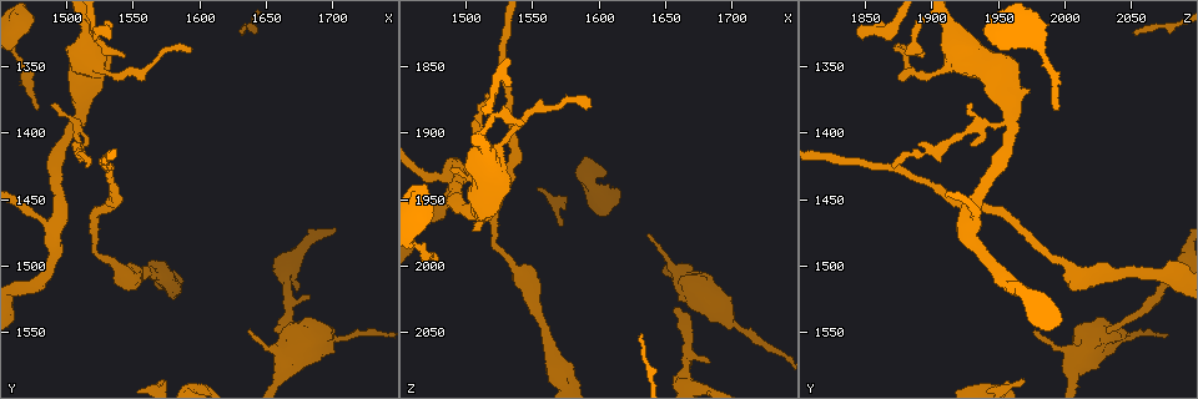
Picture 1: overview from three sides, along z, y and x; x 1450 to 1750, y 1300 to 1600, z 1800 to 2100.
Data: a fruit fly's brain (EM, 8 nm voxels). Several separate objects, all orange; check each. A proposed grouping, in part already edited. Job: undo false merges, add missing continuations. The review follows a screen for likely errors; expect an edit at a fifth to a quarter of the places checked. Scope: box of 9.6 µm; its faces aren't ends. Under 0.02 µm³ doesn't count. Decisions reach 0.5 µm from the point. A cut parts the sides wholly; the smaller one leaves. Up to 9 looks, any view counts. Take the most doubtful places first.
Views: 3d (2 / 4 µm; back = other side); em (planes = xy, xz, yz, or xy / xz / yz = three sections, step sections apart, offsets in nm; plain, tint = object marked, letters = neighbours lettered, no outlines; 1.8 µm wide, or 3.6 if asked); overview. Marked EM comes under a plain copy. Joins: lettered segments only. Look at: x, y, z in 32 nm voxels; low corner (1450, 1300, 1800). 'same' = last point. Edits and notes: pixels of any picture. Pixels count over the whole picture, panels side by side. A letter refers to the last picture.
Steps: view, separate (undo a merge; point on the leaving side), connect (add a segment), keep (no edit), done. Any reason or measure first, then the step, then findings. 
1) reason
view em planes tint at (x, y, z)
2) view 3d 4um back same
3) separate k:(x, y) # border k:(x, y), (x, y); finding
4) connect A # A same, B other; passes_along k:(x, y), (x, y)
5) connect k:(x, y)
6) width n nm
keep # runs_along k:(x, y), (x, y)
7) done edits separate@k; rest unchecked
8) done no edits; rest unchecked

free end
view em planes letters at (1478, 1382, 1994)

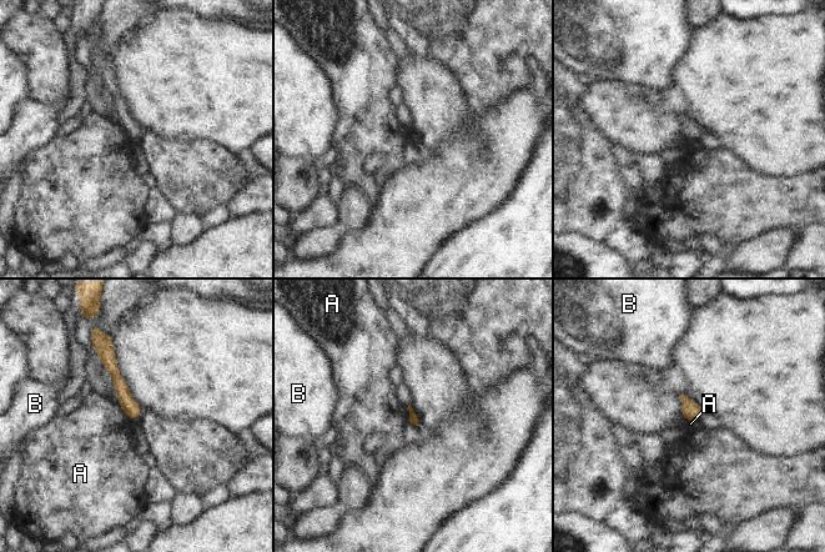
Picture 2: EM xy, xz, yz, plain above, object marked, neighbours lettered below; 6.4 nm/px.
keep # A other, B other; runs_along 2:(107, 349), (109, 364), (134, 417); none of them fits

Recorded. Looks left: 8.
thin end
view em planes letters at (1542, 1342, 1894)

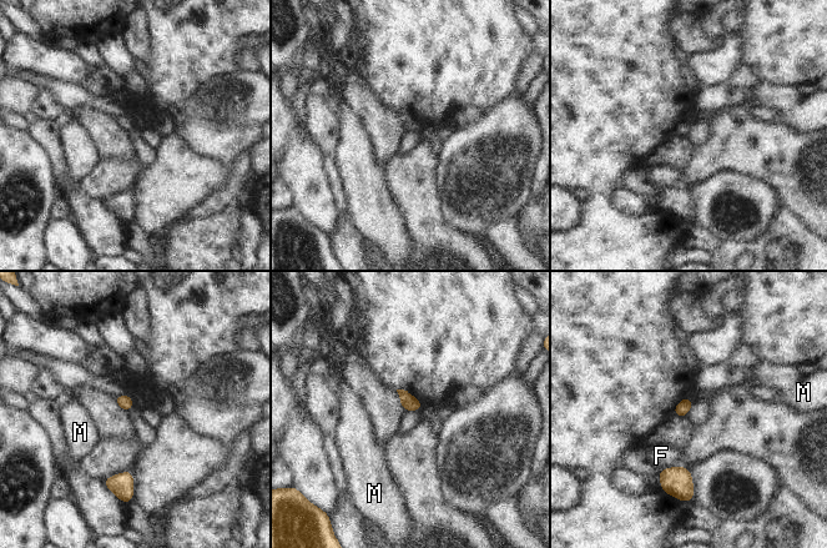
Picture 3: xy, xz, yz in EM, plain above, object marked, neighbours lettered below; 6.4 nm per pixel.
keep # F other, M other; border 3:(674, 466), (661, 468); none of them fits

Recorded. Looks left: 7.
free end
view em planes letters at (1682, 1524, 2070)

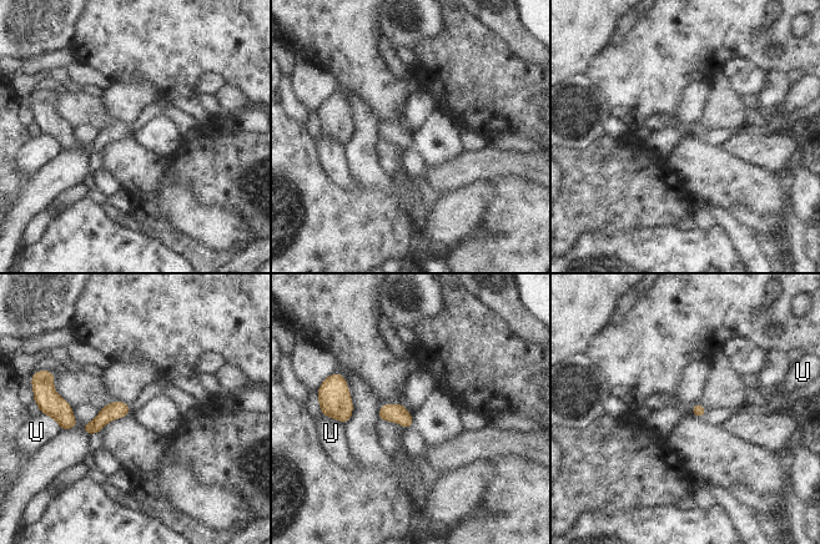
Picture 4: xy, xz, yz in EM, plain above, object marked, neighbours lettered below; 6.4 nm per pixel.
longest_contact U 150 nm
keep # U other; none of them fits

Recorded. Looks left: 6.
free end
view 3d 4um at (1638, 1550, 1976)

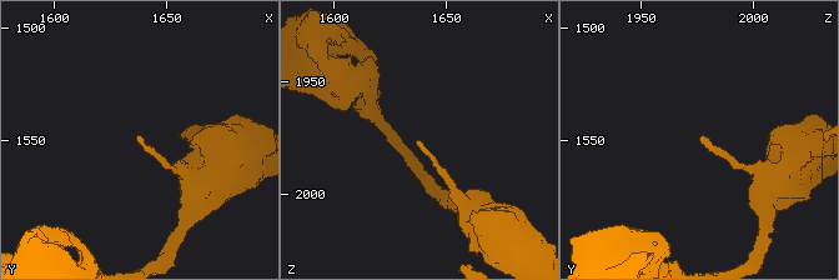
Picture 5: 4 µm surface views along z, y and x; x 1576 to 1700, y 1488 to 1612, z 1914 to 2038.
need the tissue
view em xz step 16 letters at (1637, 1550, 1976)

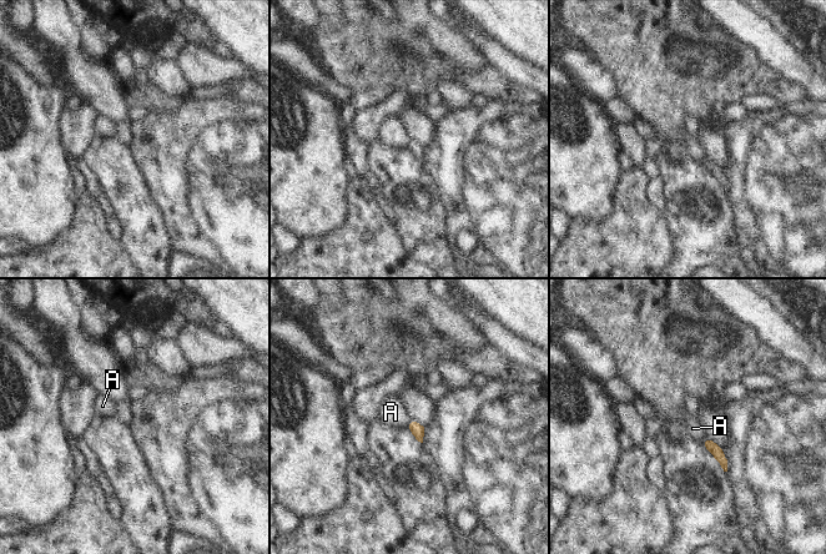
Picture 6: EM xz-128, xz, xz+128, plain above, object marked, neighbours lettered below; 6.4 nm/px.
view em planes letters same

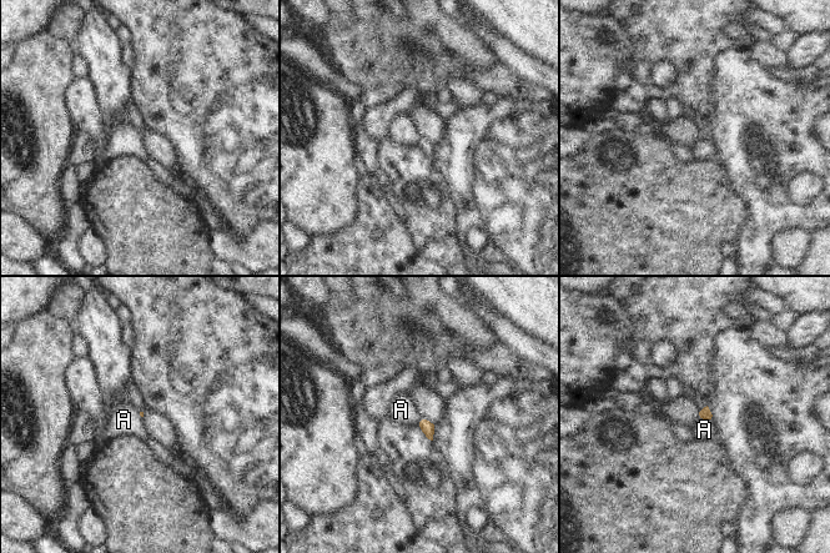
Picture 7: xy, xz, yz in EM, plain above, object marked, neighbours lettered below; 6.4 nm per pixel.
longest_contact A 90 nm
keep # A other; no lettered segment goes on from it

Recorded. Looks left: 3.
done no edits; rest unchecked

